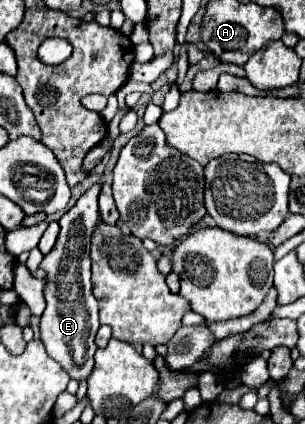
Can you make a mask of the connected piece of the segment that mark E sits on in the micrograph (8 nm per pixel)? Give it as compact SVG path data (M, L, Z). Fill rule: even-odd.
M102 182L94 184L78 202L60 218L60 234L54 248L44 256L40 268L46 272L44 298L46 310L40 316L40 338L50 358L54 358L74 380L86 380L94 368L94 336L100 328L98 302L90 284L90 236L100 224L98 194Z

